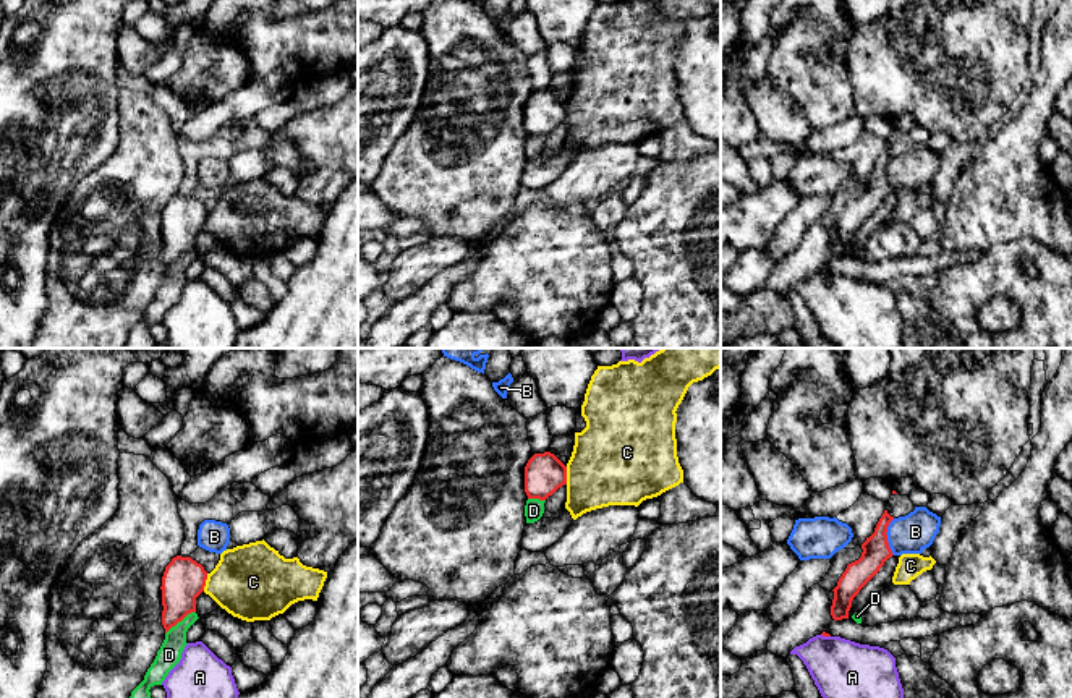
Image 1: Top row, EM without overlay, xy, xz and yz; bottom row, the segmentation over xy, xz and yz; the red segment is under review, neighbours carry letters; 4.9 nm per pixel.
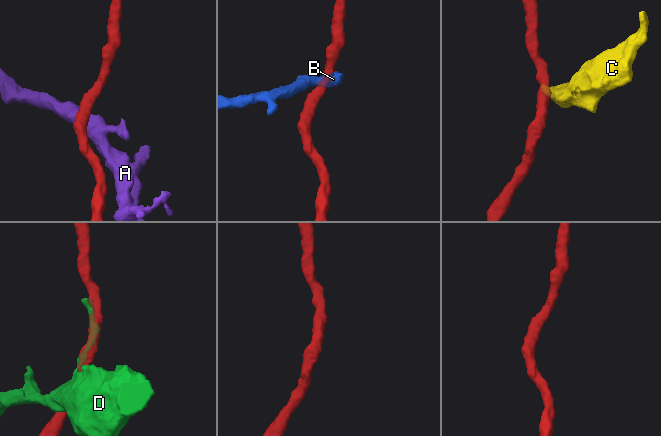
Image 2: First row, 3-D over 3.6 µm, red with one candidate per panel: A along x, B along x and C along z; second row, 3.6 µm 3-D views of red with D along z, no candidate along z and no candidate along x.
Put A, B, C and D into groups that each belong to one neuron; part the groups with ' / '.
A / B / C / D

